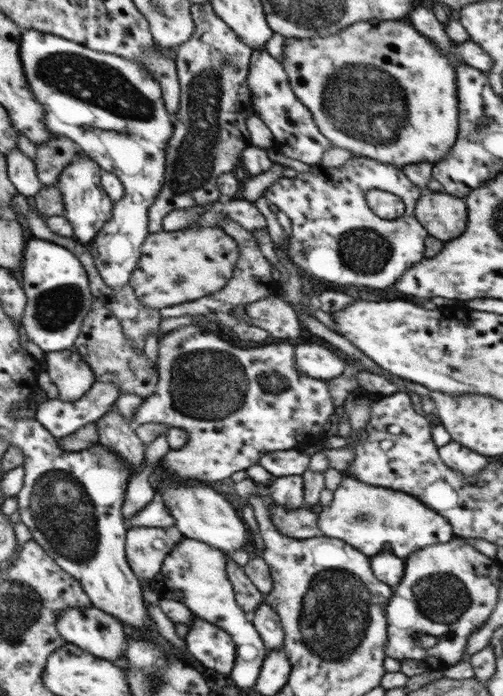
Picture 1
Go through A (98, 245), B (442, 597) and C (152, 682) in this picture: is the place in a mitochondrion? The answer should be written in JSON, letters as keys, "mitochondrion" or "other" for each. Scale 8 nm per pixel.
{"A":"other","B":"mitochondrion","C":"mitochondrion"}

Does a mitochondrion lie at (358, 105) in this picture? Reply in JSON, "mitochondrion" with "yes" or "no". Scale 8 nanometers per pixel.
{"mitochondrion":"yes"}

